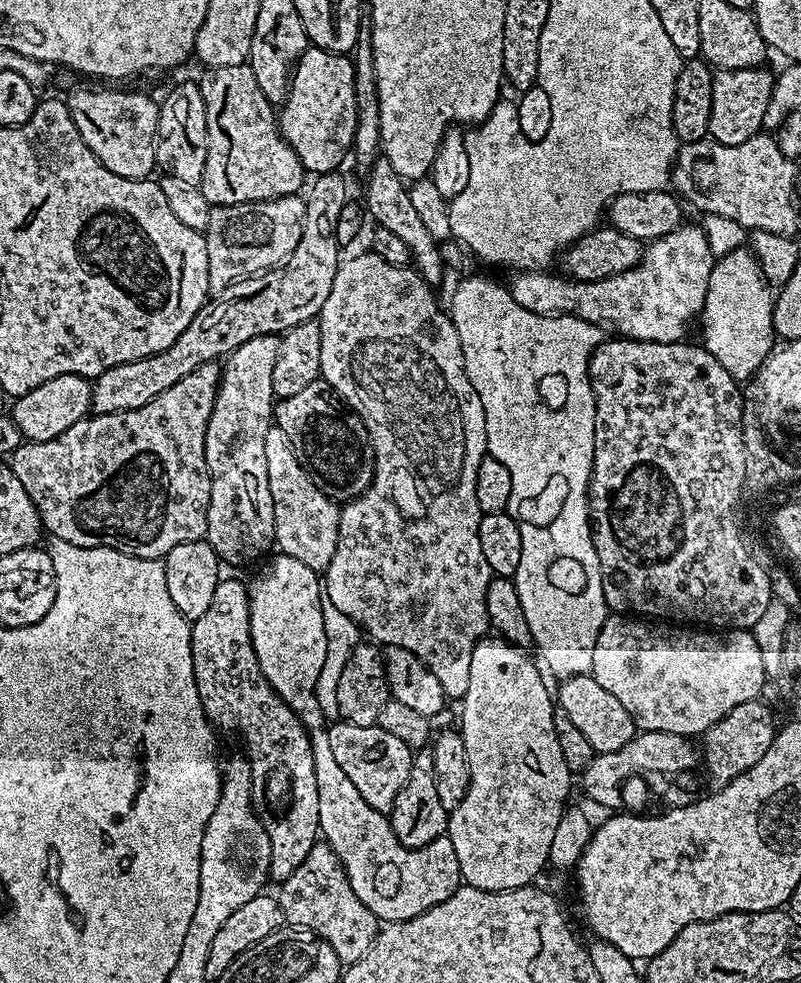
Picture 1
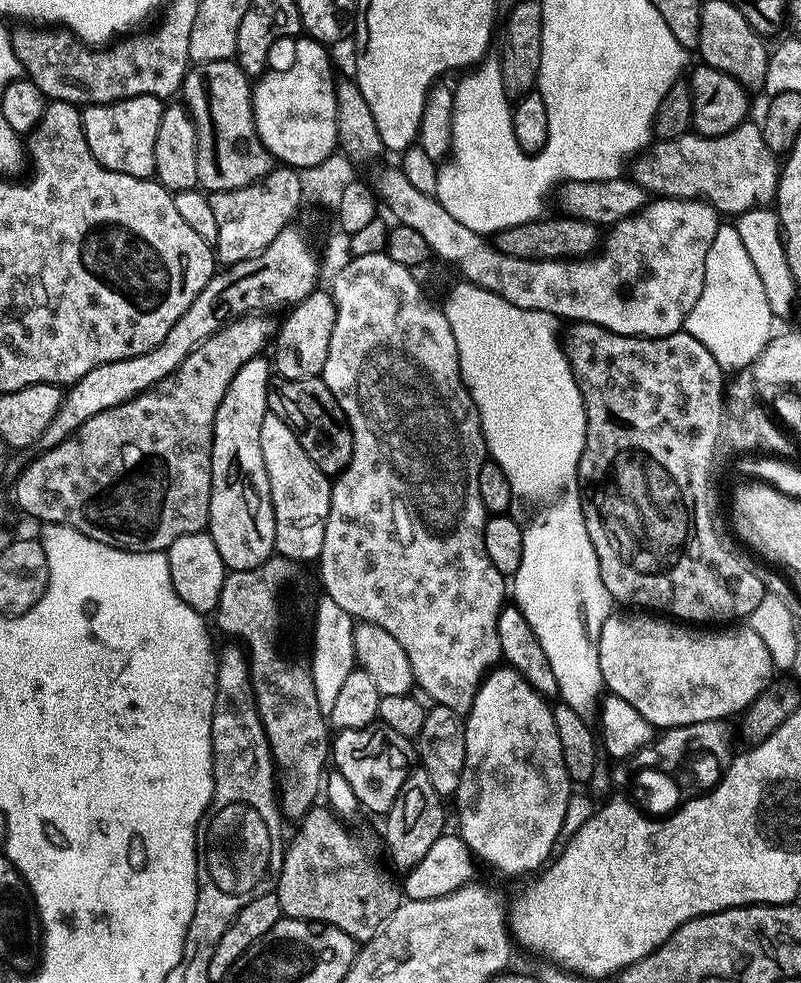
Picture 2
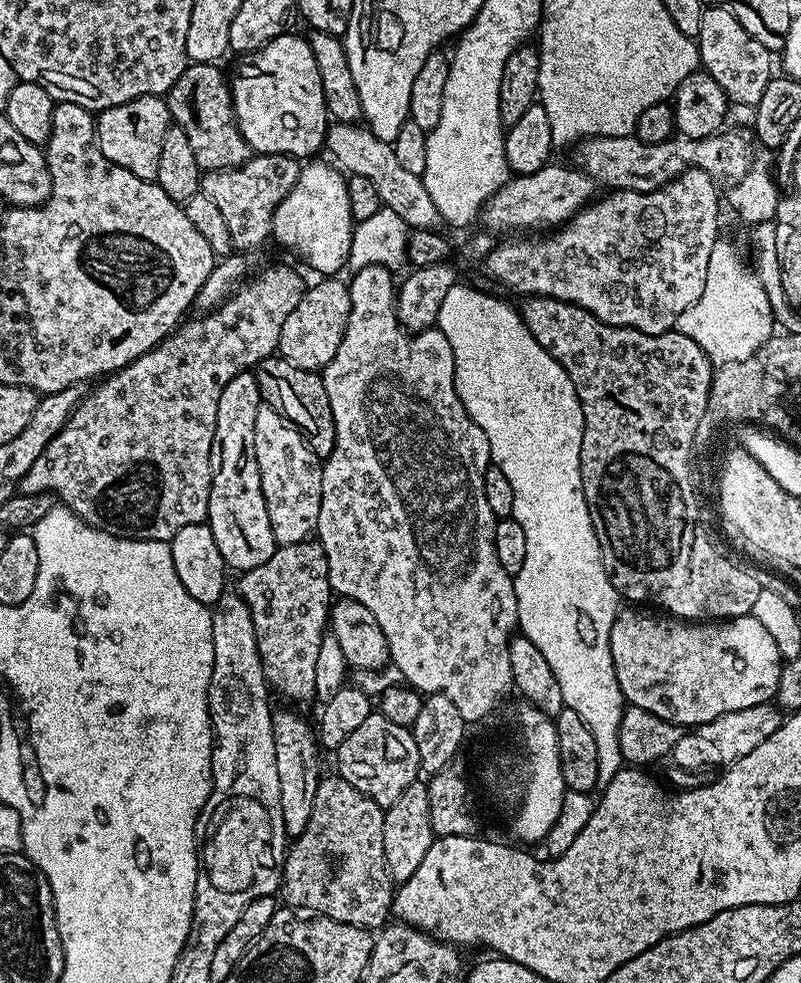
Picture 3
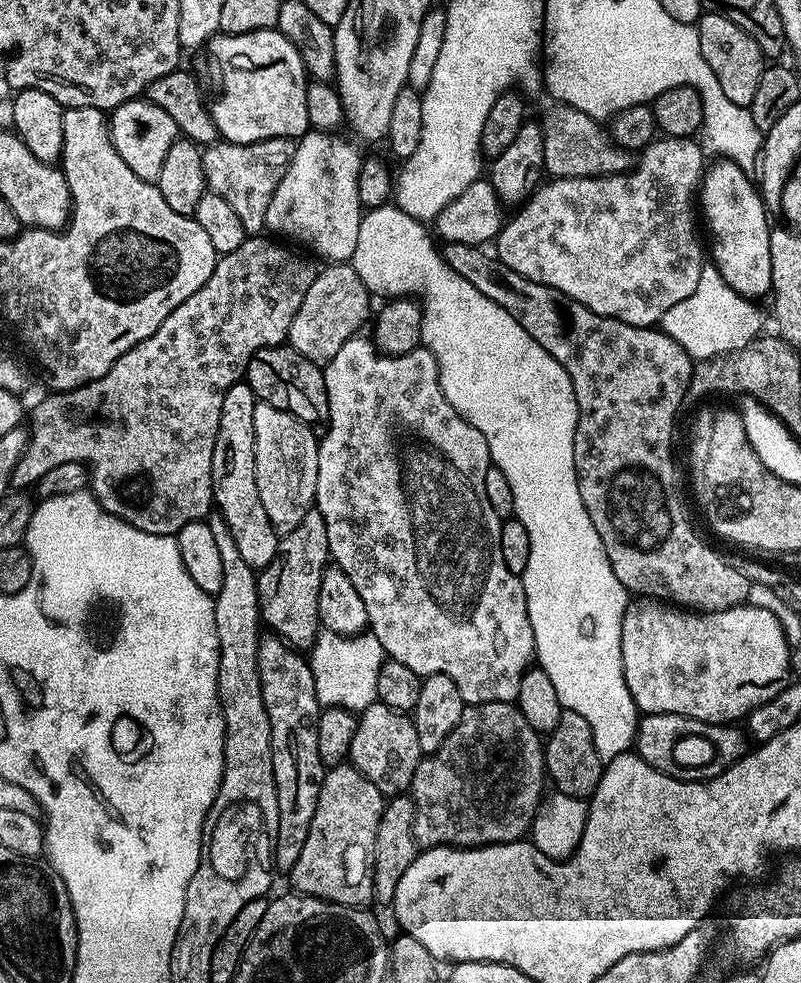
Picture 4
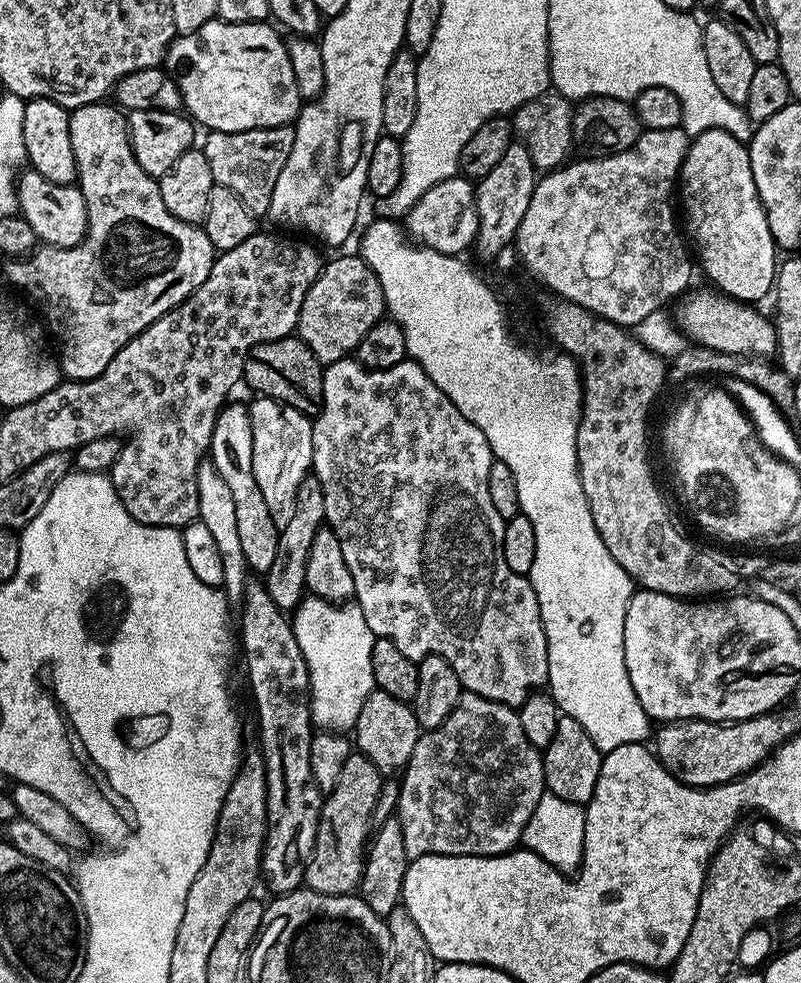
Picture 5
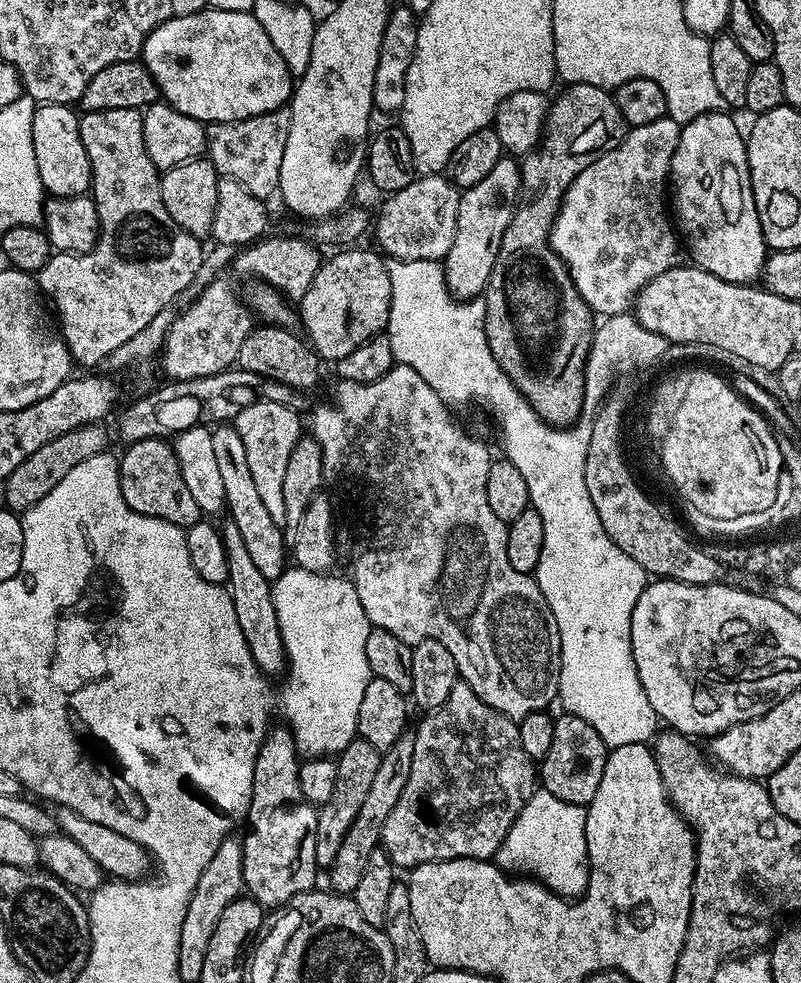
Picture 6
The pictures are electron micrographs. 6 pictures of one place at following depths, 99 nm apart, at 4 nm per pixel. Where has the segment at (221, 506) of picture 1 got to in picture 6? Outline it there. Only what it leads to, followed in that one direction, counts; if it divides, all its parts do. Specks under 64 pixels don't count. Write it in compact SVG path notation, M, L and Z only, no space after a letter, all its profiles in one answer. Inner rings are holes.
M228 422L221 423L211 429L214 440L215 460L218 461L220 477L223 479L227 515L238 526L242 533L242 542L247 546L250 559L258 571L267 580L275 582L286 567L286 541L281 524L270 518L262 498L258 495L258 486L254 486L254 477L250 474L250 465L246 459L246 445L238 430Z

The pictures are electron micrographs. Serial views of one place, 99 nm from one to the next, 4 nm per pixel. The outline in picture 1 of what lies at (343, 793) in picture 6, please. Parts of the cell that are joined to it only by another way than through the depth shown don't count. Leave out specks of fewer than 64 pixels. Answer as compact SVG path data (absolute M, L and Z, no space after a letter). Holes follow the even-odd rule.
M317 842L307 858L279 885L278 899L289 925L321 936L338 954L341 965L358 962L365 947L376 940L382 924L354 894L346 870L329 844Z

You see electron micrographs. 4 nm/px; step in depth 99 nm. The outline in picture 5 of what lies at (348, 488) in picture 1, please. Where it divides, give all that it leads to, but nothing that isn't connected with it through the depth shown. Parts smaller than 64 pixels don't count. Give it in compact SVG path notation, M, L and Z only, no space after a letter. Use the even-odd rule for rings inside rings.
M295 335L253 346L244 363L242 380L256 394L268 396L309 418L315 418L324 405L324 368L320 359Z

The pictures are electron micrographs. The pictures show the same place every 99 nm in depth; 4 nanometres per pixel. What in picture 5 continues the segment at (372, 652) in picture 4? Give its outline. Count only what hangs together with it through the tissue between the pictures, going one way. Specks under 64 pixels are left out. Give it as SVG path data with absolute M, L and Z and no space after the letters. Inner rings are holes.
M308 594L291 613L290 619L294 638L298 638L298 647L302 649L302 658L306 658L308 667L313 725L320 730L341 734L355 729L362 702L366 702L376 688L372 647L377 637L372 635L370 626L366 626L359 604L333 604Z

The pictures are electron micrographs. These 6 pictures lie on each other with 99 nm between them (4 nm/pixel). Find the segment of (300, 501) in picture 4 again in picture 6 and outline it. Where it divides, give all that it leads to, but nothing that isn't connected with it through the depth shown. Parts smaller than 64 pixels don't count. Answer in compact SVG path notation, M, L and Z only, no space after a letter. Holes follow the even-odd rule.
M260 400L239 409L234 416L234 427L246 445L246 459L250 465L250 474L254 477L254 486L258 486L258 495L266 506L270 518L282 526L286 522L286 506L282 499L282 482L286 479L286 462L290 462L290 452L300 441L302 429L298 412L279 405L278 402Z

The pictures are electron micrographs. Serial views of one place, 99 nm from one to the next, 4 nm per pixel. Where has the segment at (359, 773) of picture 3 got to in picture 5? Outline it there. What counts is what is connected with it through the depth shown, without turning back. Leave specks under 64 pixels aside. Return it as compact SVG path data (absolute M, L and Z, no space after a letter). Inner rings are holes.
M374 690L368 695L366 702L362 702L362 710L358 714L354 729L354 744L359 755L370 758L370 762L374 762L381 774L400 774L410 762L410 754L414 754L414 746L421 731L421 726L412 712L411 703L390 698L390 694Z

